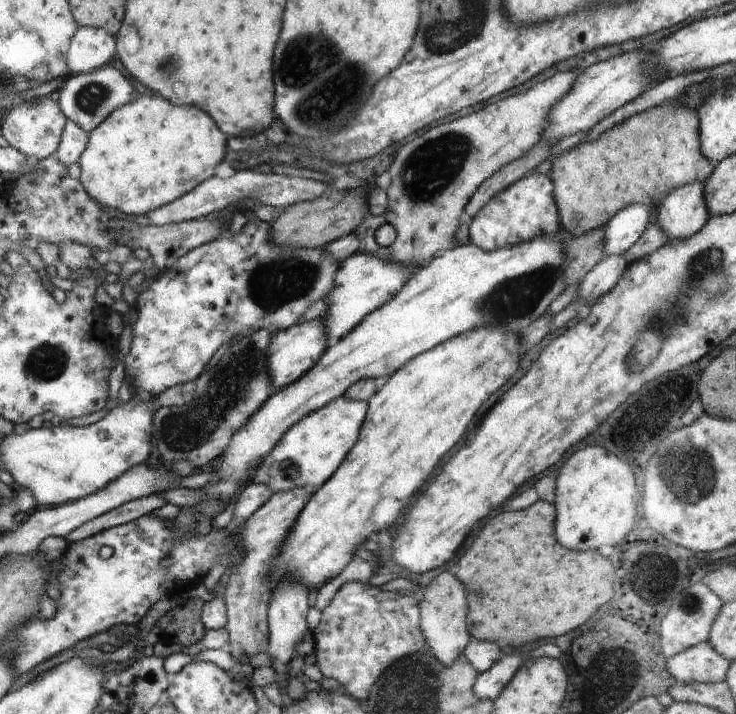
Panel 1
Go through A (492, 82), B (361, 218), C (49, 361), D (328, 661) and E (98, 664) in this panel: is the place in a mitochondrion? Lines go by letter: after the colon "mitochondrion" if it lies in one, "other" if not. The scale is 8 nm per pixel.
A: other
B: other
C: mitochondrion
D: other
E: other

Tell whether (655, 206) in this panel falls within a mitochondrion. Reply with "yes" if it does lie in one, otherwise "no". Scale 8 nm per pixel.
no

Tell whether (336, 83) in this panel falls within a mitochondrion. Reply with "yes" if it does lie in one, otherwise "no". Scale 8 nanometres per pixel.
yes

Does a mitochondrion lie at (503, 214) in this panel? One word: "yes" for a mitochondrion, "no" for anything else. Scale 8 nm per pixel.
no

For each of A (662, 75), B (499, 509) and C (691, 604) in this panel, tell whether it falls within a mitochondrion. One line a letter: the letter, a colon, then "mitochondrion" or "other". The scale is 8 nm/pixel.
A: other
B: other
C: other

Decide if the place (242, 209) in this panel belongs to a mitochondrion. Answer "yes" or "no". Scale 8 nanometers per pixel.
no

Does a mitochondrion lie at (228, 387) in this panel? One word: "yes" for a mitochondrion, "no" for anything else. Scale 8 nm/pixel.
yes

